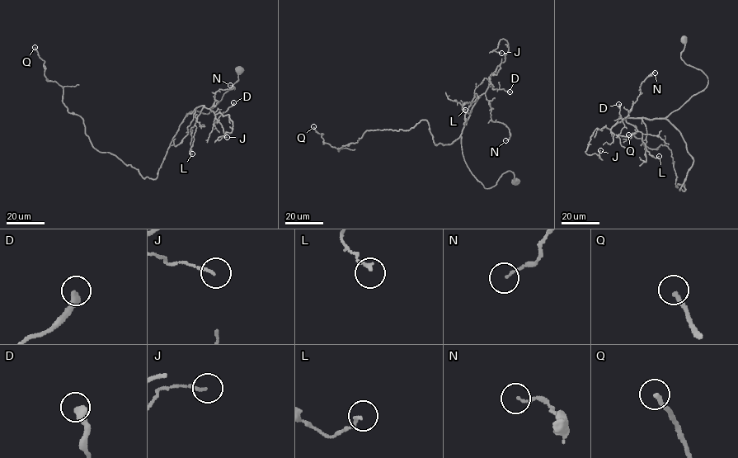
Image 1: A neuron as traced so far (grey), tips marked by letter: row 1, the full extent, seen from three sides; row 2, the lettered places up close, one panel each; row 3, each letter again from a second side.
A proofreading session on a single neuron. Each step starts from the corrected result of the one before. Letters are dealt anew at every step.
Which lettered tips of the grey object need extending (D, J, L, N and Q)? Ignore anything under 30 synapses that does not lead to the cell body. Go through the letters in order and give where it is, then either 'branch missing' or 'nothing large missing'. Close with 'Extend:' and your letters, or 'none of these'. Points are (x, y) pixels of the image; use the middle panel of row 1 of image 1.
D: at (510, 92); nothing large missing
J: at (501, 53); nothing large missing
L: at (465, 110); nothing large missing
N: at (505, 140); nothing large missing
Q: at (313, 126); branch missing
Extend: Q

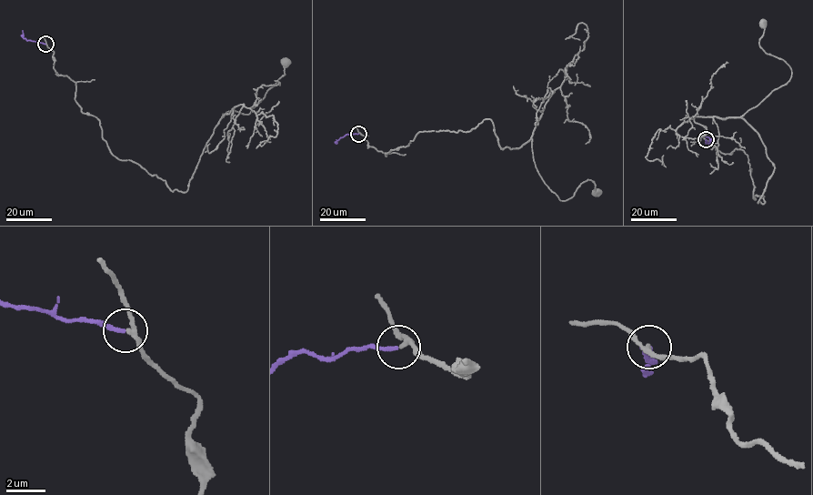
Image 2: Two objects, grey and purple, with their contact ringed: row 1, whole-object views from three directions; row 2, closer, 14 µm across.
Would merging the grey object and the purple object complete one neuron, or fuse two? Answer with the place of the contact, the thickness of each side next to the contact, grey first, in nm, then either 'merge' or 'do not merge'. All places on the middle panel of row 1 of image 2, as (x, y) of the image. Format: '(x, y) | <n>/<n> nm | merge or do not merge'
(358, 134) | 200/190 nm | merge

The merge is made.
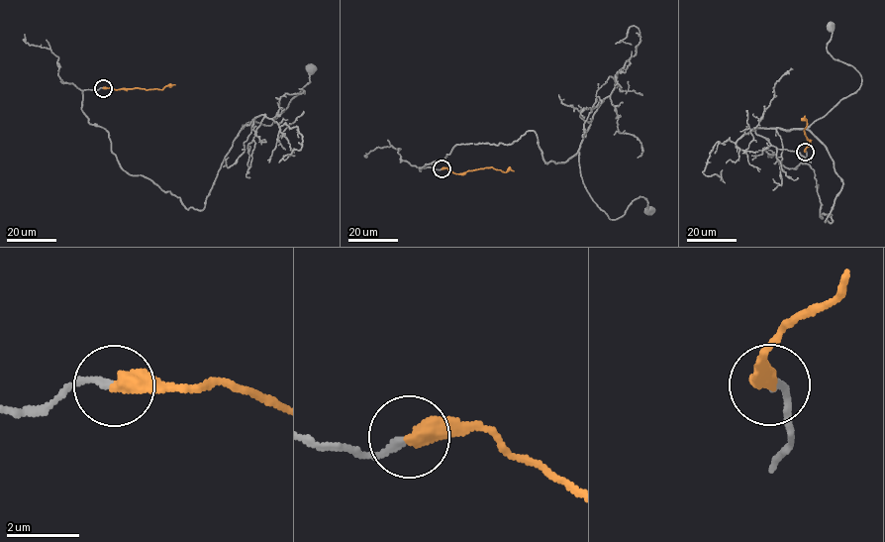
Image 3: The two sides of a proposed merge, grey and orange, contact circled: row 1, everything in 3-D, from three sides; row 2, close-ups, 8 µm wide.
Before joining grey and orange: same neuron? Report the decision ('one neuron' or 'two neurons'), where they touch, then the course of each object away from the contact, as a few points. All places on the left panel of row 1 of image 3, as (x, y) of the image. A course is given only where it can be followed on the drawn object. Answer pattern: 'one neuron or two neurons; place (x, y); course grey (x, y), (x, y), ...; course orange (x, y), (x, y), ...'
one neuron; place (103, 88); course grey (103, 88), (83, 90), (81, 110), (108, 133), (120, 166), (201, 210), (243, 125), (272, 124), (311, 68); course orange (103, 88), (162, 89), (175, 85)

